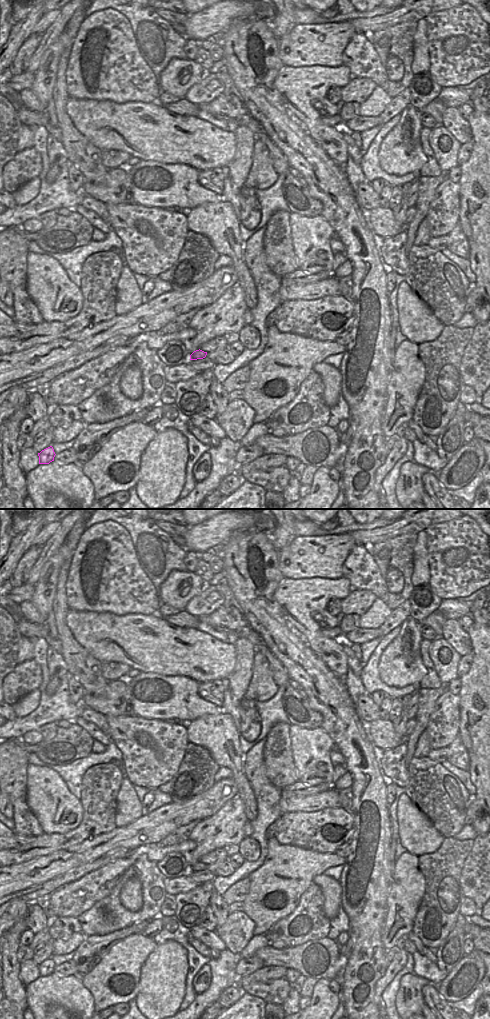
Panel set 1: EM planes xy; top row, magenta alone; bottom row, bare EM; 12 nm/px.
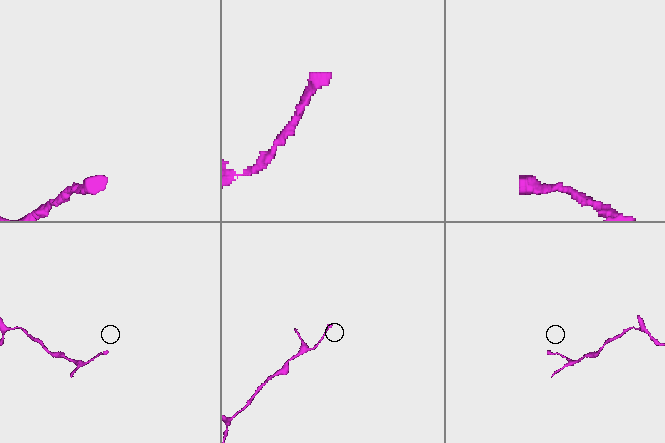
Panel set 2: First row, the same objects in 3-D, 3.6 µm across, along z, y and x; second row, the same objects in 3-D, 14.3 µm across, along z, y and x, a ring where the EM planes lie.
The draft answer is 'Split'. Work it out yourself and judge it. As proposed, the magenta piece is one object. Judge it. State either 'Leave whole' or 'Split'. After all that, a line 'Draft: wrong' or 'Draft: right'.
Leave whole
Draft: wrong

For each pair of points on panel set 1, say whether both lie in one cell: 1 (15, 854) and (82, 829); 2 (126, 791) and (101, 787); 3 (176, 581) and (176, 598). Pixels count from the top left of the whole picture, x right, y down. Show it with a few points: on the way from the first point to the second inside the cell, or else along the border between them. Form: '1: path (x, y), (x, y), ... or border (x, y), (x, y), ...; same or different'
1: path (32, 850), (44, 848), (49, 843), (65, 840); same
2: border (122, 779), (117, 794), (117, 811), (115, 813); different
3: path (176, 585), (176, 594); same

